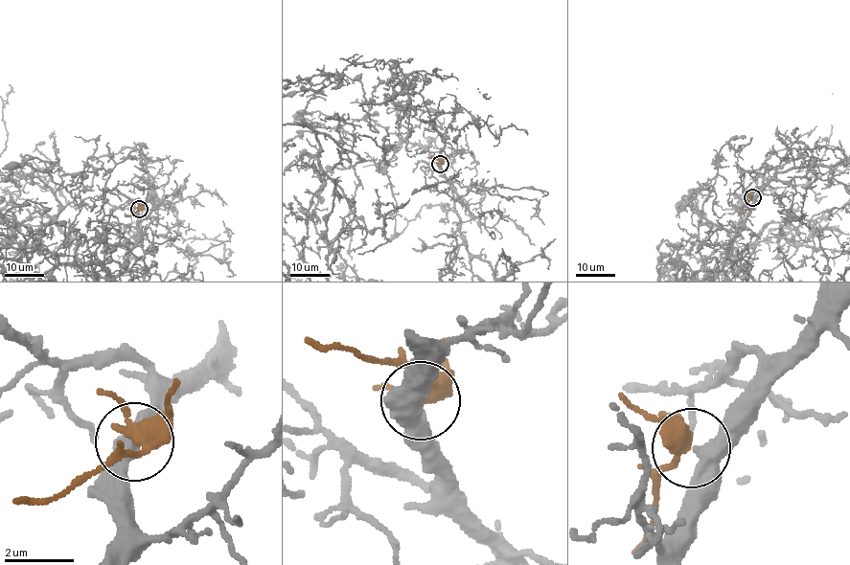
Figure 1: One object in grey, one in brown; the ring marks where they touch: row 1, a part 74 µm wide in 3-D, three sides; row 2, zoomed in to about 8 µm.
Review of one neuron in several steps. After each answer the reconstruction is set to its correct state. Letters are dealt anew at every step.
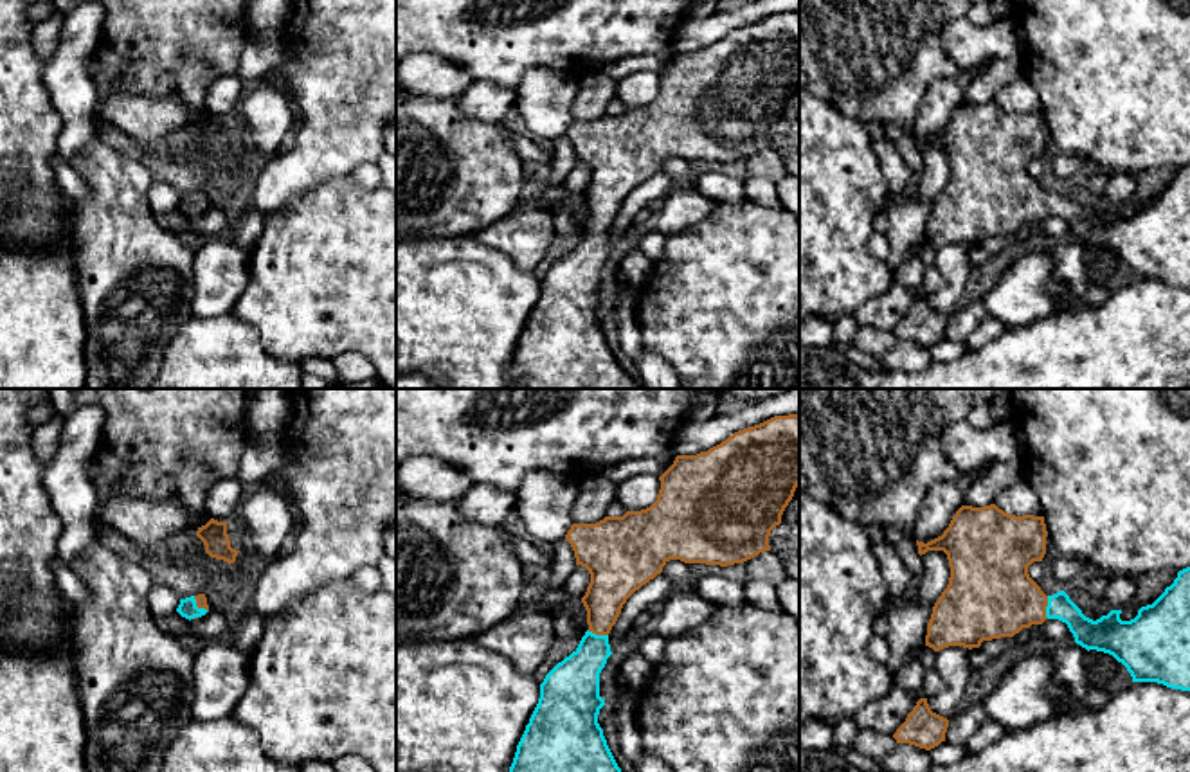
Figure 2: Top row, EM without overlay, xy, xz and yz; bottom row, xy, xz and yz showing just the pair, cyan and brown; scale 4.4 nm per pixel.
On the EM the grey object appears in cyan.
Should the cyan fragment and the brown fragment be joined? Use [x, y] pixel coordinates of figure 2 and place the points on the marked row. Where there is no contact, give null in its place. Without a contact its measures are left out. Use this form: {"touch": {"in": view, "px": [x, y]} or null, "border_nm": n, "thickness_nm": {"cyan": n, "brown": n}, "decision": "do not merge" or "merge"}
{"touch": {"in": "yz", "px": [1046, 607]}, "border_nm": 100, "thickness_nm": {"cyan": 130, "brown": 380}, "decision": "merge"}

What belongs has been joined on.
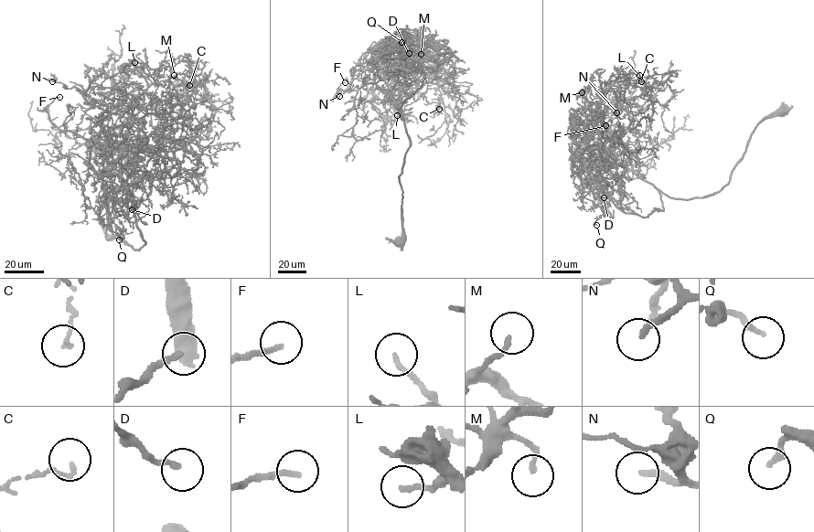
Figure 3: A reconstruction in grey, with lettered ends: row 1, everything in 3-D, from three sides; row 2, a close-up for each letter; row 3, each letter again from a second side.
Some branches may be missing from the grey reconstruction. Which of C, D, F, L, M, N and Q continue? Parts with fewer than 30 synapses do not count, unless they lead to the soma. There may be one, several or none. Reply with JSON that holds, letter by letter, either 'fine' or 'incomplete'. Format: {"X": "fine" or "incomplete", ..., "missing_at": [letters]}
{"C": "fine", "D": "incomplete", "F": "incomplete", "L": "fine", "M": "fine", "N": "incomplete", "Q": "fine", "missing_at": ["D", "F", "N"]}

